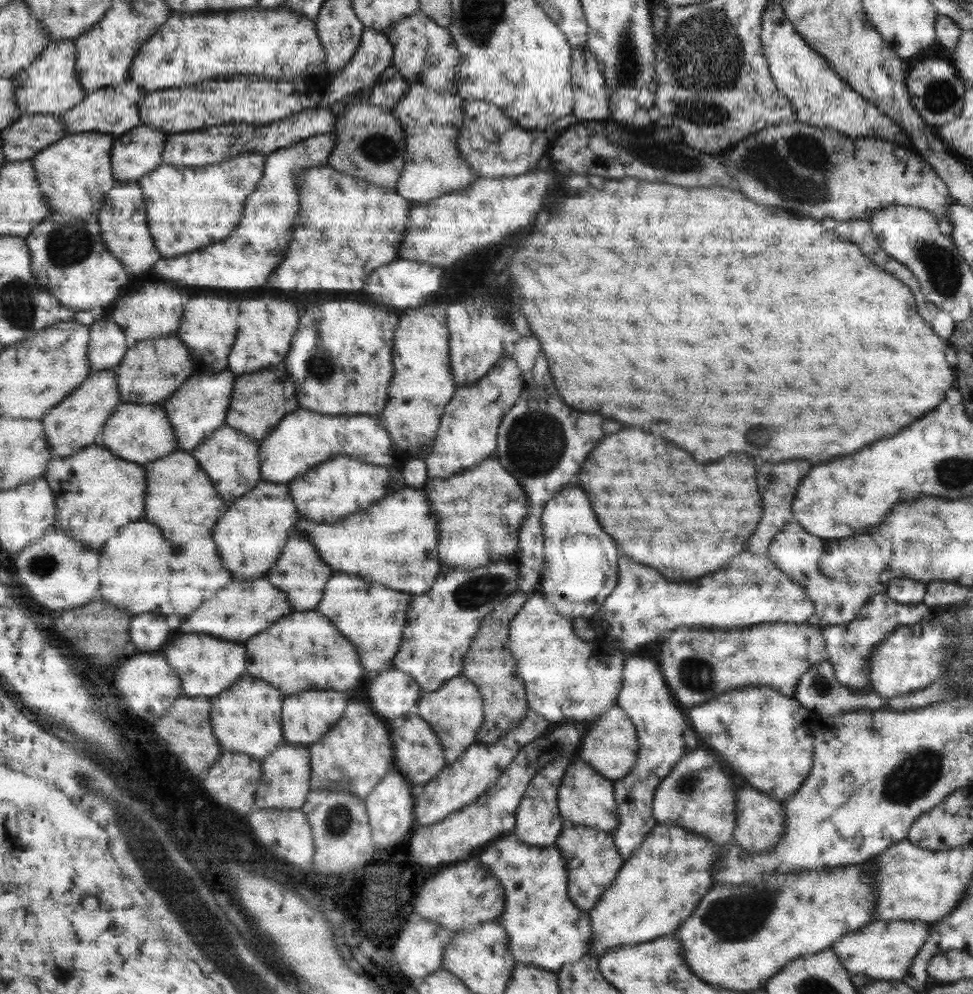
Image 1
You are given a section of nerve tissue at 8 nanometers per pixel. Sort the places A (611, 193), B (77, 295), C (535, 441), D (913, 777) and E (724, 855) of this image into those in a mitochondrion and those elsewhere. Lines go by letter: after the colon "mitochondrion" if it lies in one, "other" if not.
A: other
B: other
C: mitochondrion
D: mitochondrion
E: other

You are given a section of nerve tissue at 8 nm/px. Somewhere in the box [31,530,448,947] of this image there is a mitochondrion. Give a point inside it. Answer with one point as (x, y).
(339, 820)

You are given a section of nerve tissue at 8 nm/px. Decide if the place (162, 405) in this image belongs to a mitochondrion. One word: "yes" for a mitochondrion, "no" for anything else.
no

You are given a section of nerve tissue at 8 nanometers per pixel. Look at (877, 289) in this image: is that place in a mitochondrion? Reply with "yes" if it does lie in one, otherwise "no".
no

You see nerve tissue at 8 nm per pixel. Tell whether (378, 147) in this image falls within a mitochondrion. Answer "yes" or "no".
yes

